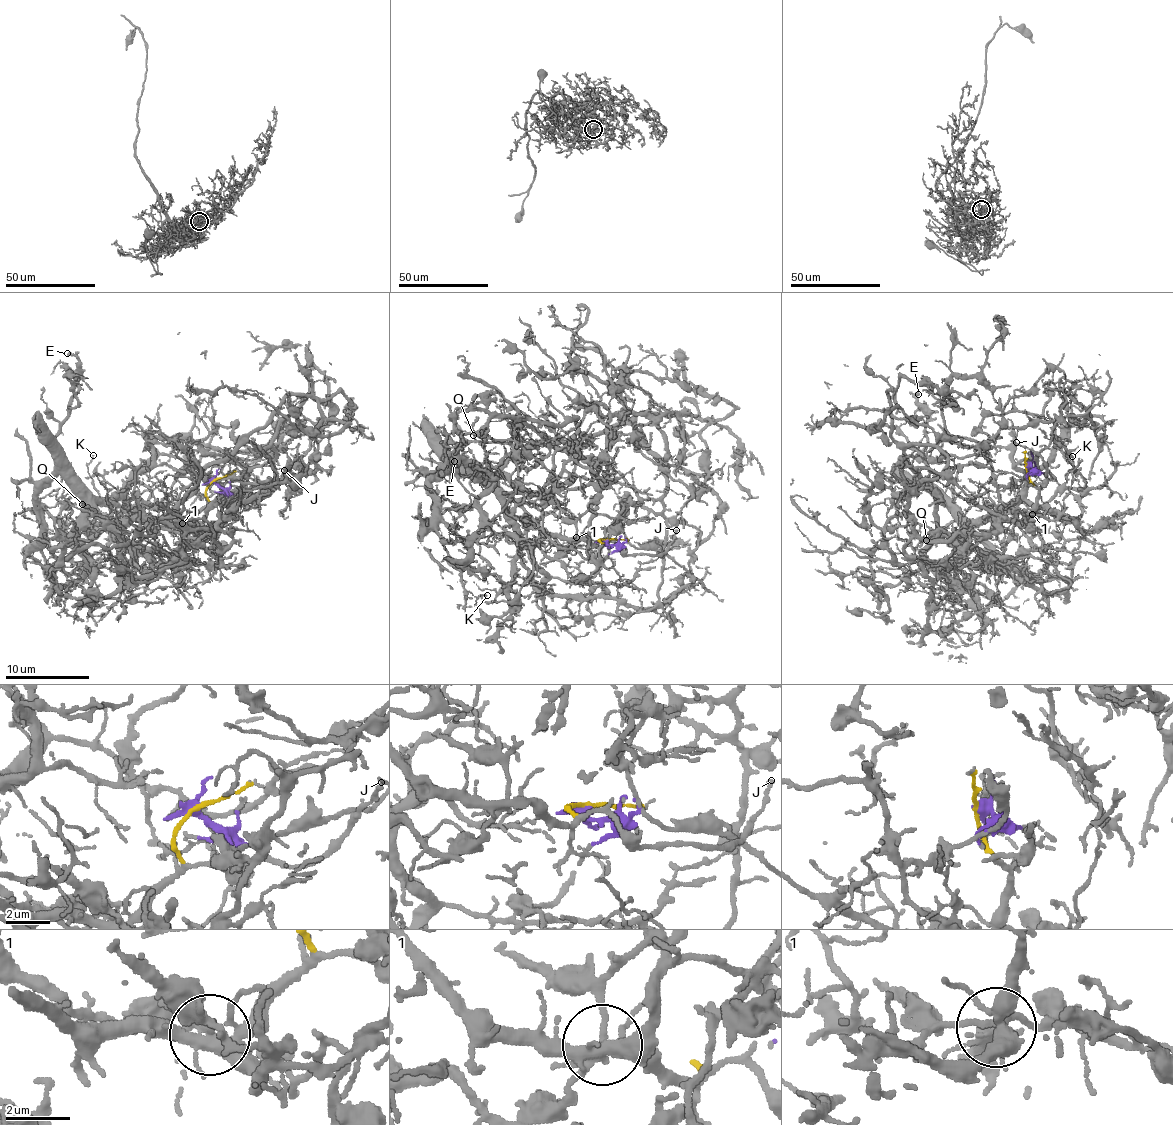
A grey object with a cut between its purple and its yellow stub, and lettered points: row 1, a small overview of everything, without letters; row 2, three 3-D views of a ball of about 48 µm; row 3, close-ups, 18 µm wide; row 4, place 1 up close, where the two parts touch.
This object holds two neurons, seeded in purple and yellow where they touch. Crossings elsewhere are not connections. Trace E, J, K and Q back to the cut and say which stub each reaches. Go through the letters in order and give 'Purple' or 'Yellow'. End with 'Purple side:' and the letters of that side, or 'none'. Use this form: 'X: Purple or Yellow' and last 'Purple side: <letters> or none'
E: Yellow
J: Yellow
K: Yellow
Q: Purple
Purple side: Q

